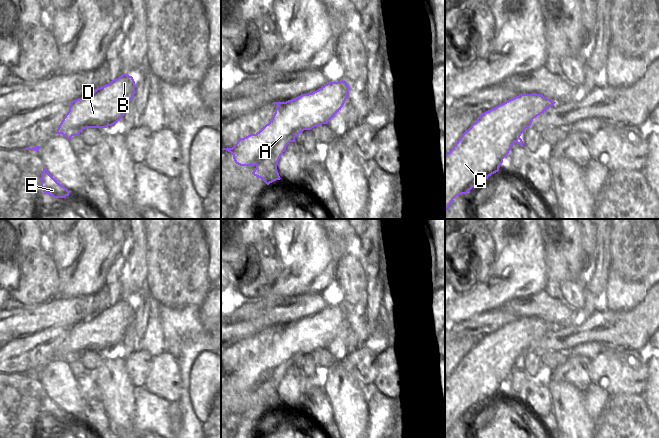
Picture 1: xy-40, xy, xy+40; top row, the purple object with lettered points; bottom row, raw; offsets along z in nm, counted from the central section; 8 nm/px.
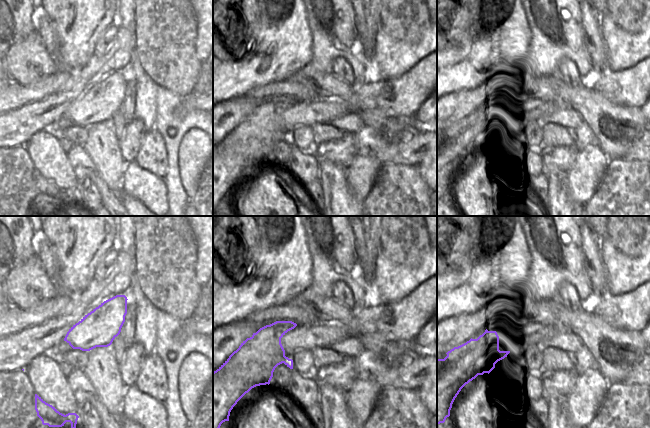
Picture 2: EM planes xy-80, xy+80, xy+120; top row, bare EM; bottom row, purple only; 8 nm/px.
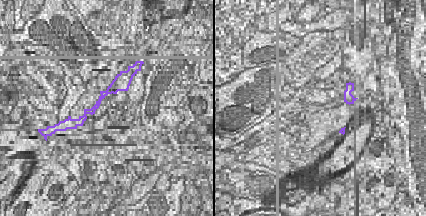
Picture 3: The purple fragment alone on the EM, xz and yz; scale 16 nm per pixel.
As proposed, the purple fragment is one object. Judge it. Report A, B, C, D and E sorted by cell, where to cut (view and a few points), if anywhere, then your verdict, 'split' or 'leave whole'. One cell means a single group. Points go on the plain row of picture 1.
A B C D E; no cut; leave whole

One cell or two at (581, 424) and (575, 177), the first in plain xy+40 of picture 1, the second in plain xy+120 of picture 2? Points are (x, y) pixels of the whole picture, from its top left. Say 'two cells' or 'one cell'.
two cells

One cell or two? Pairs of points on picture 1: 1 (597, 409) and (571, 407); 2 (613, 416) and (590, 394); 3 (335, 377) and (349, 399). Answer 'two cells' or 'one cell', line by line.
1: two cells
2: two cells
3: one cell

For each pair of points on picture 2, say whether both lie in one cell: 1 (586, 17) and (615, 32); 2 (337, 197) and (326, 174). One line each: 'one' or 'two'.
1: two
2: one

